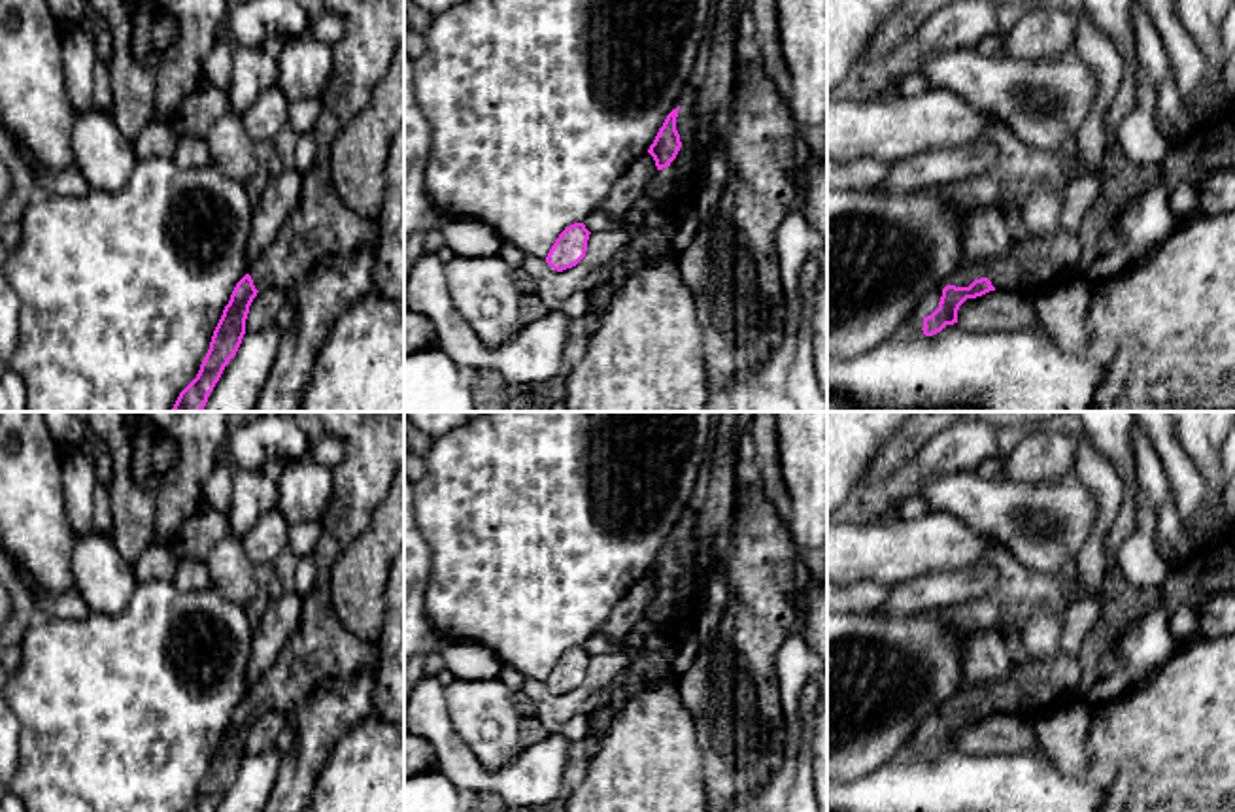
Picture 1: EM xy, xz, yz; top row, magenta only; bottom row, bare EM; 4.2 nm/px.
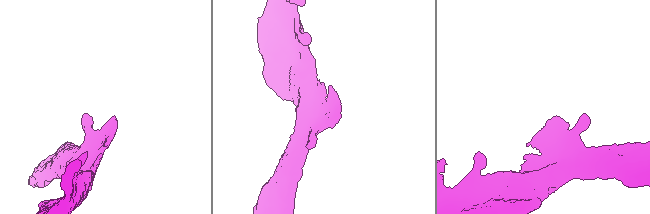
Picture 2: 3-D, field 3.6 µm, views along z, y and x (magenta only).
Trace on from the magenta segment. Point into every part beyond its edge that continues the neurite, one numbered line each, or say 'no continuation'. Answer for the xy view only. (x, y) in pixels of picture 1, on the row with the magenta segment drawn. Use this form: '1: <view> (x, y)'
1: xy (321, 225)

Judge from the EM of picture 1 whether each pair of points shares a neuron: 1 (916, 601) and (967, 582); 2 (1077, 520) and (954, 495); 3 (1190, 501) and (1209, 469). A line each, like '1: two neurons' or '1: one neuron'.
1: one neuron
2: one neuron
3: two neurons

